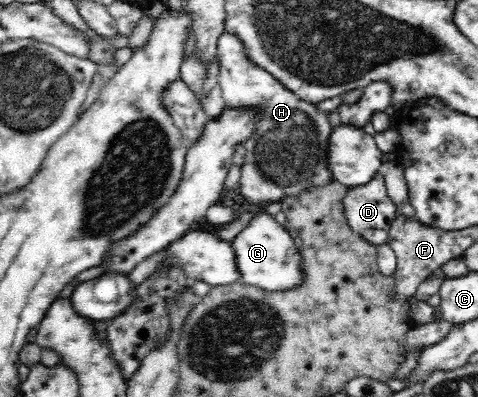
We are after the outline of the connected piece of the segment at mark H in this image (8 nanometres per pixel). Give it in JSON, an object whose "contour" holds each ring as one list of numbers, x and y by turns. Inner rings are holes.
{"contour":[[223,29,217,40,218,73,216,77,226,104,235,107,249,105,261,107,261,122,244,144,247,149,247,156,245,156,247,160,240,167,241,177,237,184,237,191,251,204,262,207,263,204,280,202,283,197,297,194,304,188,325,184,332,177,326,165,326,146,333,125,329,121,329,117,326,119,327,114,319,113,315,109,315,103,301,100,295,93,285,88,274,75,251,61,239,37]]}

